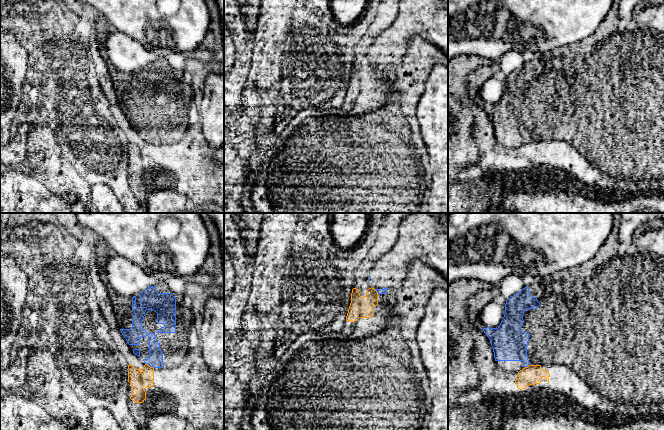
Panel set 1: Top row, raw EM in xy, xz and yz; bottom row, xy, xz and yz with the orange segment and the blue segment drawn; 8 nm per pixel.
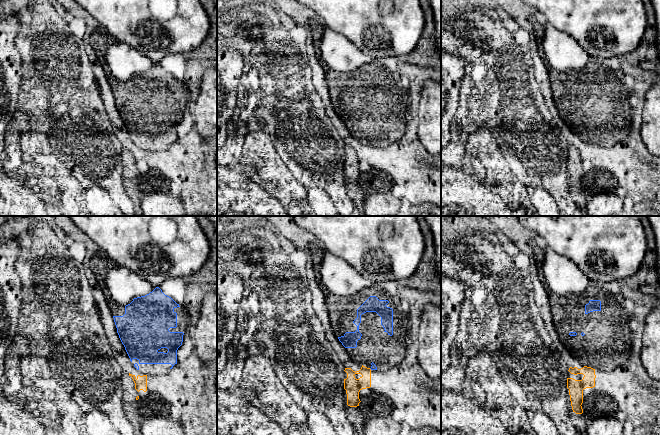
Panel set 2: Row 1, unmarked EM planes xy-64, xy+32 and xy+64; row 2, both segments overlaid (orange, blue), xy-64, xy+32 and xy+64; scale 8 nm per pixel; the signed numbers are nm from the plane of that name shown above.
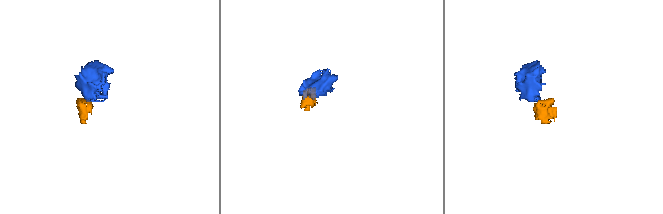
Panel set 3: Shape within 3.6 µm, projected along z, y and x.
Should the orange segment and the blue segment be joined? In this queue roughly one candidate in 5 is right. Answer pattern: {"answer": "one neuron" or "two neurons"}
{"answer": "two neurons"}

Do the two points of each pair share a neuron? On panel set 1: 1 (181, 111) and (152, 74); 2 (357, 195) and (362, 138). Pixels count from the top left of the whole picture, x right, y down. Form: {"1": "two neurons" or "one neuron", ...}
{"1": "one neuron", "2": "one neuron"}

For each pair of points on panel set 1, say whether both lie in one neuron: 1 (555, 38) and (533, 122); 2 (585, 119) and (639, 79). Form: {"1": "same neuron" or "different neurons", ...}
{"1": "different neurons", "2": "same neuron"}

